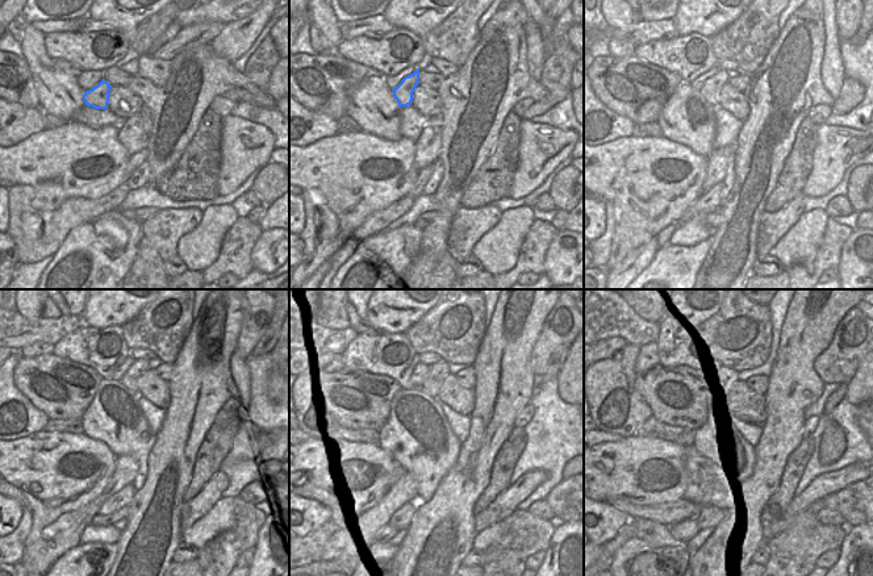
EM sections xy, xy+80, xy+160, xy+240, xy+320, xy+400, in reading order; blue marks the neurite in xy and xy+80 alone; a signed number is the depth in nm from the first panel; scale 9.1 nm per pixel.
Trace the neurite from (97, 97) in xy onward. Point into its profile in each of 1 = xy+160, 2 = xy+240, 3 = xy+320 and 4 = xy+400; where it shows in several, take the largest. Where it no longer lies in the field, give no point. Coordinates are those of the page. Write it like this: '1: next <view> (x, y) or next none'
1: next xy+160 (710, 86)
2: next xy+240 (130, 379)
3: next xy+320 (438, 371)
4: next xy+400 (732, 368)

